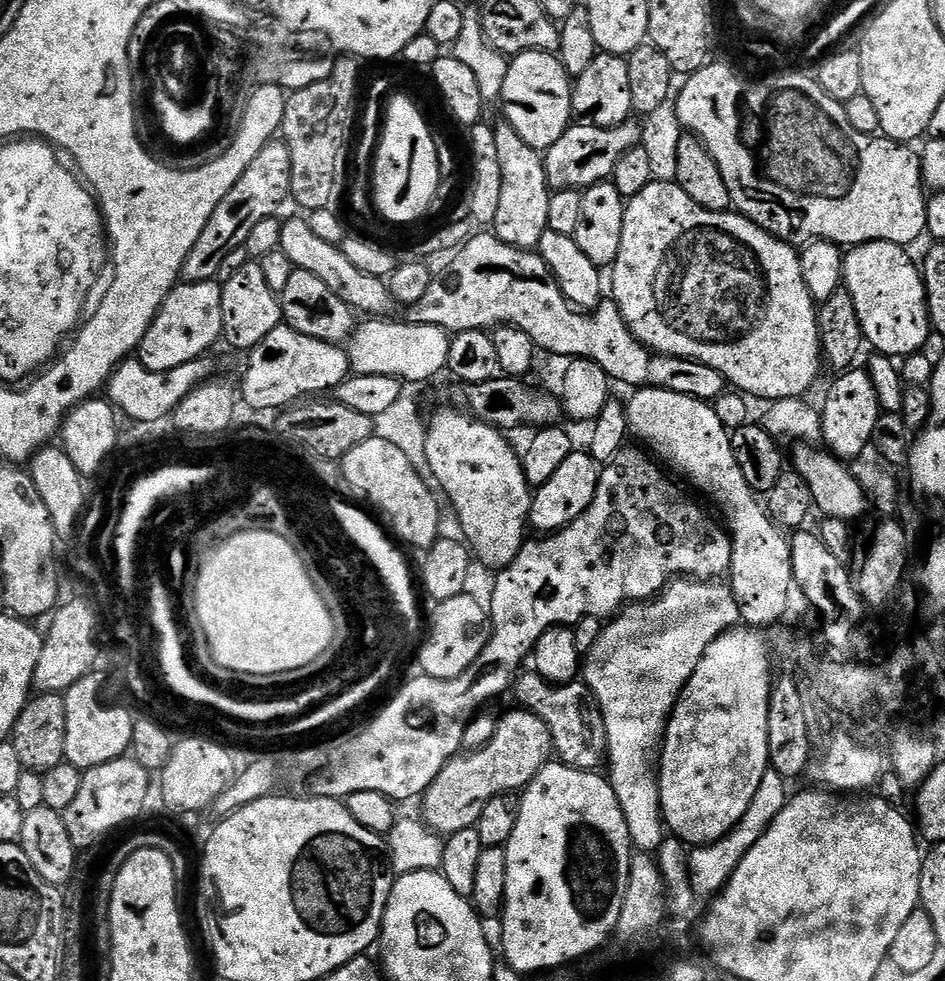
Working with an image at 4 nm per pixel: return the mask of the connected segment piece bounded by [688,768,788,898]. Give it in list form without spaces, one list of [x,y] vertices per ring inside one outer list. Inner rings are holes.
[[[769,769],[763,775],[762,783],[754,794],[754,800],[746,810],[746,814],[737,822],[735,827],[722,839],[712,844],[703,844],[693,847],[689,851],[688,870],[691,886],[697,897],[713,897],[728,884],[738,862],[745,857],[754,846],[754,843],[762,836],[766,829],[772,824],[774,818],[781,813],[787,804],[788,793],[786,794],[787,781],[778,771]]]

